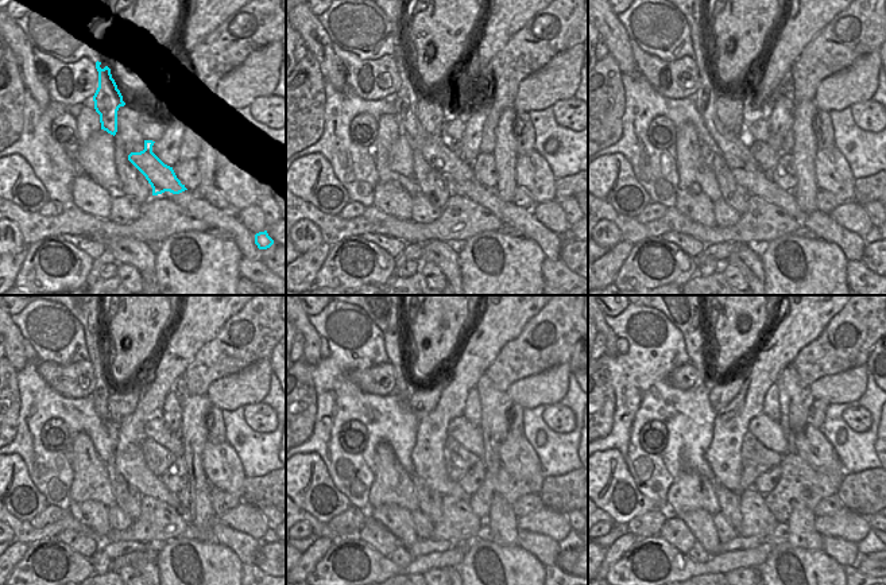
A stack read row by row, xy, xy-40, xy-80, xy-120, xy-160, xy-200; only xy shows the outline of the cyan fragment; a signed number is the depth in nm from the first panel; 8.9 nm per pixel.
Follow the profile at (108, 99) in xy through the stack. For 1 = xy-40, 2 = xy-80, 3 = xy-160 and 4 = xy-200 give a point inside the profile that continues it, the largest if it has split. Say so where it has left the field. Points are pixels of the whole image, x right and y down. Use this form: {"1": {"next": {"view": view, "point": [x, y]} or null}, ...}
{"1": {"next": {"view": "xy-40", "point": [438, 155]}}, "2": {"next": {"view": "xy-80", "point": [735, 152]}}, "3": {"next": {"view": "xy-160", "point": [390, 322]}}, "4": {"next": {"view": "xy-200", "point": [689, 322]}}}

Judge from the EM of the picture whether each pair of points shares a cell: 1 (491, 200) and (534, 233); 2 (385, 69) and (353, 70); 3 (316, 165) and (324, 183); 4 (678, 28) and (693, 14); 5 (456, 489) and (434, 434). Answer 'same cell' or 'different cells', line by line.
1: same cell
2: same cell
3: same cell
4: different cells
5: same cell

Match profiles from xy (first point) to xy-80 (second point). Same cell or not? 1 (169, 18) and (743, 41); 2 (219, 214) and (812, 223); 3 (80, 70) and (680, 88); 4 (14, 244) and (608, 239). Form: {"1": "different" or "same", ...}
{"1": "same", "2": "same", "3": "same", "4": "same"}

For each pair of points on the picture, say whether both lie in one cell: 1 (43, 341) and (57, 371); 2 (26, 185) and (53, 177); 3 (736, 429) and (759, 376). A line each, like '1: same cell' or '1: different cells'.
1: different cells
2: different cells
3: same cell

